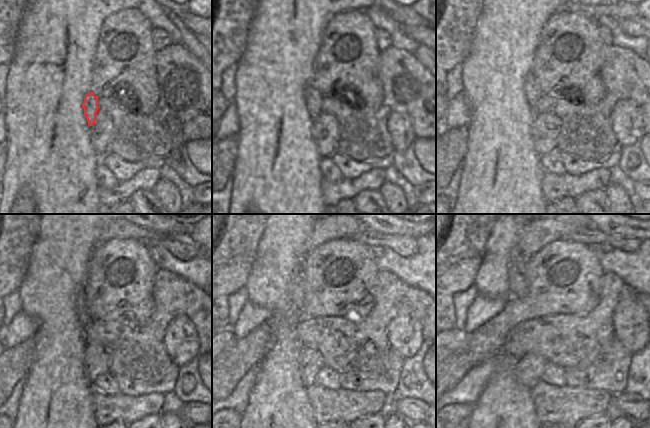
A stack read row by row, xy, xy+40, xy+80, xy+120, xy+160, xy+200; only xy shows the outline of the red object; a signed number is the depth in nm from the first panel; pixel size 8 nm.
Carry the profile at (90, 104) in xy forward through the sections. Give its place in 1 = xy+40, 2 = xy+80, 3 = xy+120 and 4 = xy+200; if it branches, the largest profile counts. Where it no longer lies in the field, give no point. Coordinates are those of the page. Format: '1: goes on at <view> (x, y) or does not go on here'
1: goes on at xy+40 (313, 98)
2: goes on at xy+80 (533, 93)
3: goes on at xy+120 (82, 311)
4: goes on at xy+200 (517, 263)

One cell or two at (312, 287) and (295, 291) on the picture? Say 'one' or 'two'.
two

